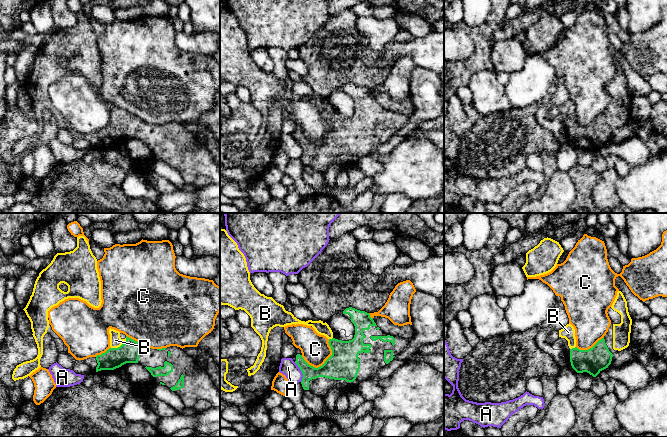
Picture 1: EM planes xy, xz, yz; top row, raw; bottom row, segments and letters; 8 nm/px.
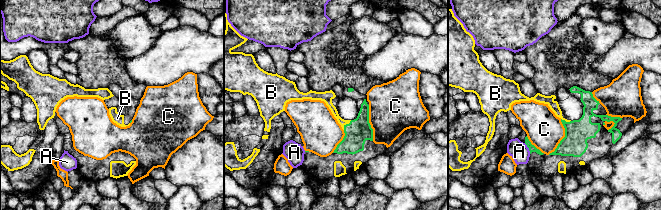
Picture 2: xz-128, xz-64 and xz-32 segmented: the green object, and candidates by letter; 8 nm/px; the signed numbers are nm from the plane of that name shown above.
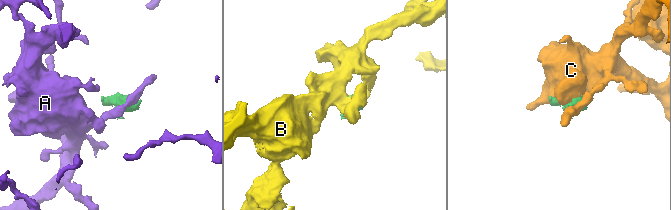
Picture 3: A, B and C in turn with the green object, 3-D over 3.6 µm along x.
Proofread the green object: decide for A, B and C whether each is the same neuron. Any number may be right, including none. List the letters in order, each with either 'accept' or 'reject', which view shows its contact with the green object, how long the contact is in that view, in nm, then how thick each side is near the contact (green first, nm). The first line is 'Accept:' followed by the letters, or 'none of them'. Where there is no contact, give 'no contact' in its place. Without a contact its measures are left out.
Accept: B
A: reject | xz | 170 nm | 160/140 nm
B: accept | xy | 150 nm | 170/100 nm
C: reject | xz | 280 nm | 240/240 nm

